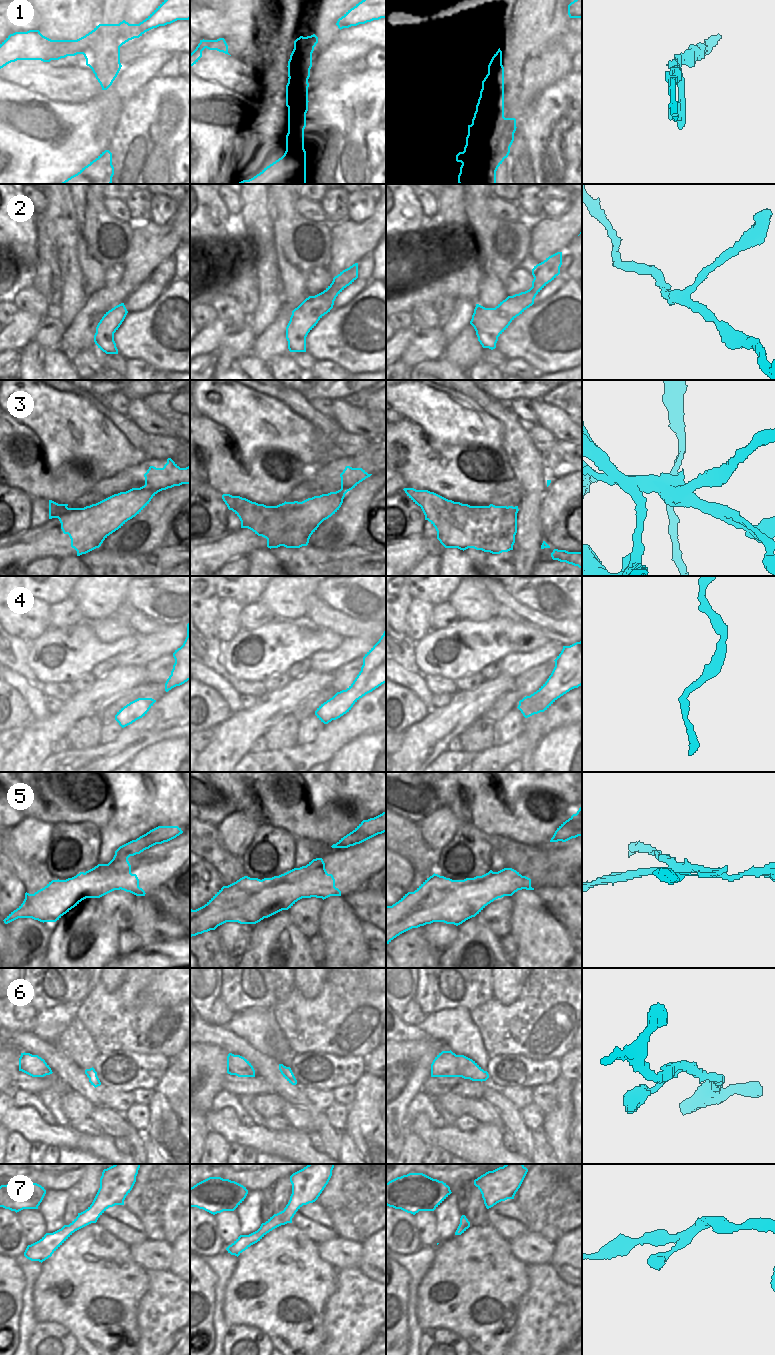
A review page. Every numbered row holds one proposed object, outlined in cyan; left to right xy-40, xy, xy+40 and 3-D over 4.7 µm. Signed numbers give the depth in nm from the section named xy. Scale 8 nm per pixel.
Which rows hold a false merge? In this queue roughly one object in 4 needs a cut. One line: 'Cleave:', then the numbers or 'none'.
Cleave: 1, 3, 5

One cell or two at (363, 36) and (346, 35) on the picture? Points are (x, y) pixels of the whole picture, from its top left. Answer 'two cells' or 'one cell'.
one cell

